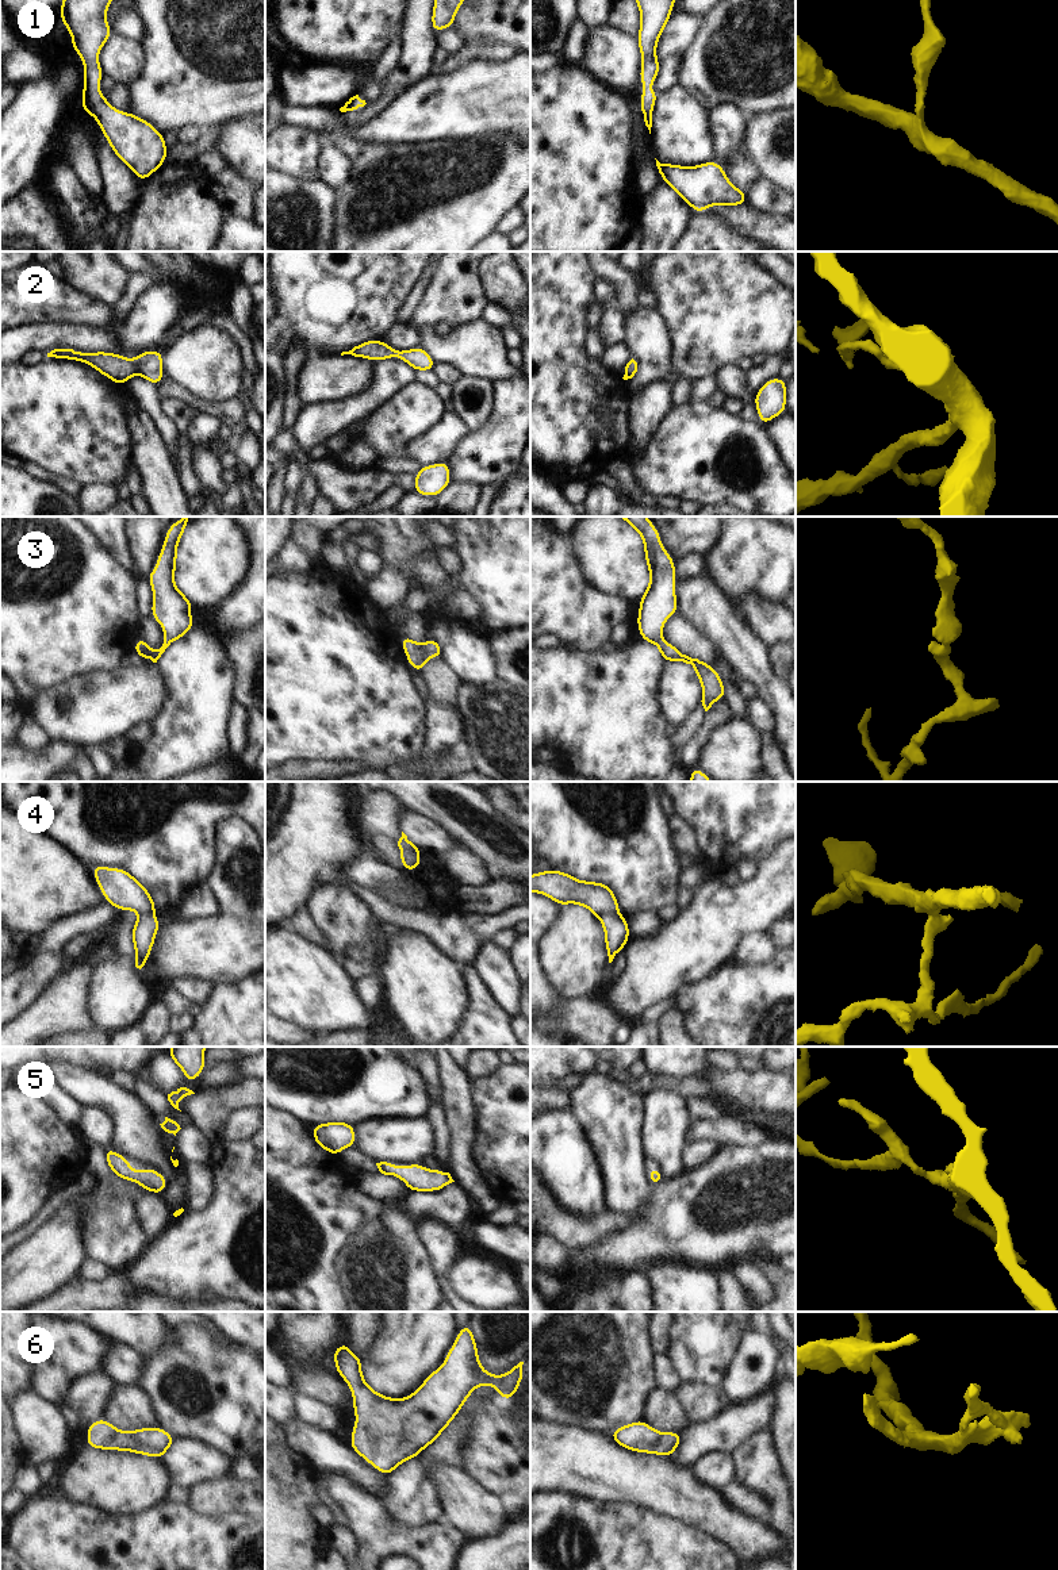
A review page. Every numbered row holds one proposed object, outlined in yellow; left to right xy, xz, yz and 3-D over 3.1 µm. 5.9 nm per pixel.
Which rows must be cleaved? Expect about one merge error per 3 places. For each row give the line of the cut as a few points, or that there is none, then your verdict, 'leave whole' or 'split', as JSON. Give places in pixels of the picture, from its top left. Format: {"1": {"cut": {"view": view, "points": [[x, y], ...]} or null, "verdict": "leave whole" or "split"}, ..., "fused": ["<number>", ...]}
{"1": {"cut": null, "verdict": "leave whole"}, "2": {"cut": null, "verdict": "leave whole"}, "3": {"cut": null, "verdict": "leave whole"}, "4": {"cut": {"view": "yz", "points": [[618, 912], [606, 912], [598, 917]]}, "verdict": "split"}, "5": {"cut": null, "verdict": "leave whole"}, "6": {"cut": null, "verdict": "leave whole"}, "fused": ["4"]}

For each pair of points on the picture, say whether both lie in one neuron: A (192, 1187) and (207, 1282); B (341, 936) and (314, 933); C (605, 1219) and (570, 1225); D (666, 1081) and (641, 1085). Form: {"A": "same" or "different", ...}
{"A": "different", "B": "different", "C": "same", "D": "different"}

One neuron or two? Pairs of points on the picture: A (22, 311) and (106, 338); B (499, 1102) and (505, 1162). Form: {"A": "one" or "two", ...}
{"A": "two", "B": "one"}

